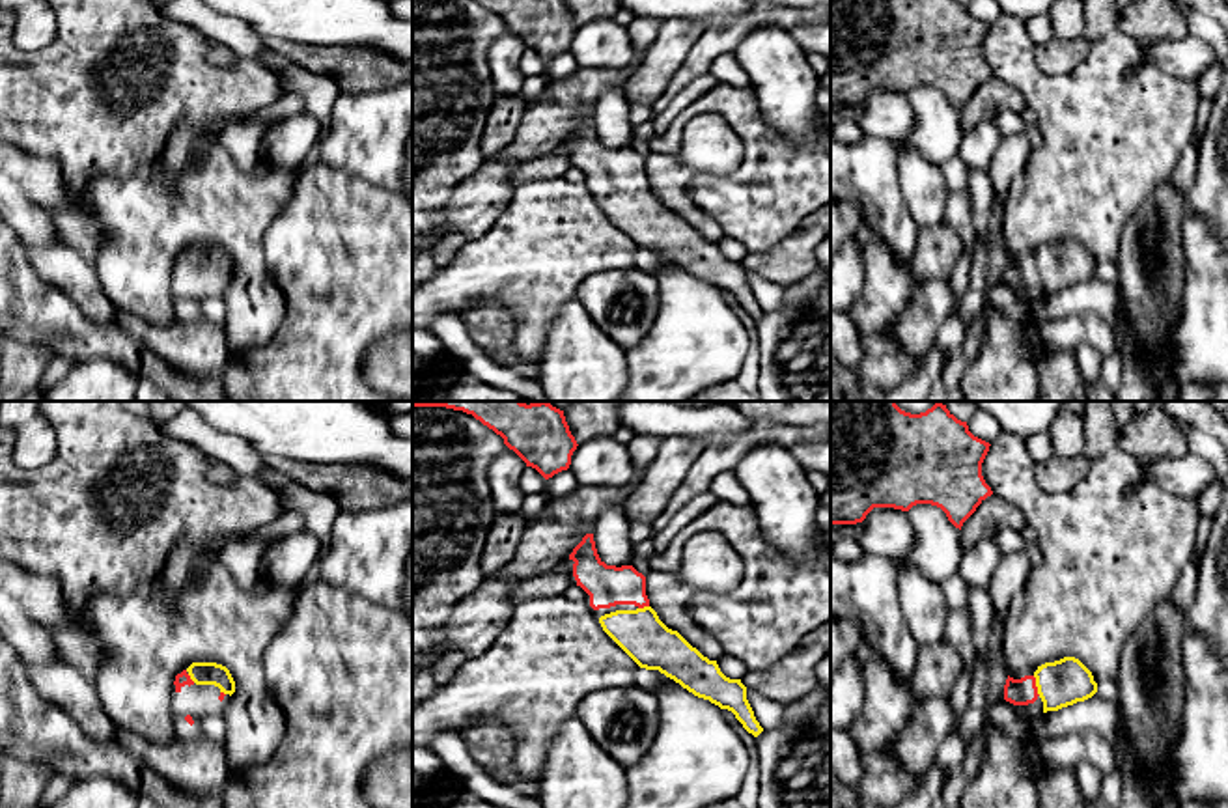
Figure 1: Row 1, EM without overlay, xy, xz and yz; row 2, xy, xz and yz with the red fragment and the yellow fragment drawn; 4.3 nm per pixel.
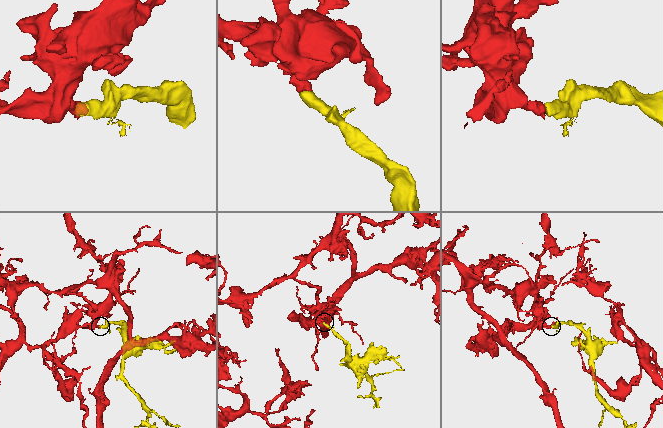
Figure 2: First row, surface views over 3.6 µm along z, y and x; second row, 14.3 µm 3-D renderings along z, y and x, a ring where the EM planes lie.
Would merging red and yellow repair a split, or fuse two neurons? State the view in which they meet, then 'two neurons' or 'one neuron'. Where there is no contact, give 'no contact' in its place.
contact in yz; one neuron

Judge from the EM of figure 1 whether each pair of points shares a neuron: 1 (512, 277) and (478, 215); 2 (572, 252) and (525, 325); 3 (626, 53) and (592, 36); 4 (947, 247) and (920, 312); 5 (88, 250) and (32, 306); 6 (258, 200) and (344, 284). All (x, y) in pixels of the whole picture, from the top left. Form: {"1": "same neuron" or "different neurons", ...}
{"1": "different neurons", "2": "same neuron", "3": "same neuron", "4": "same neuron", "5": "different neurons", "6": "different neurons"}

